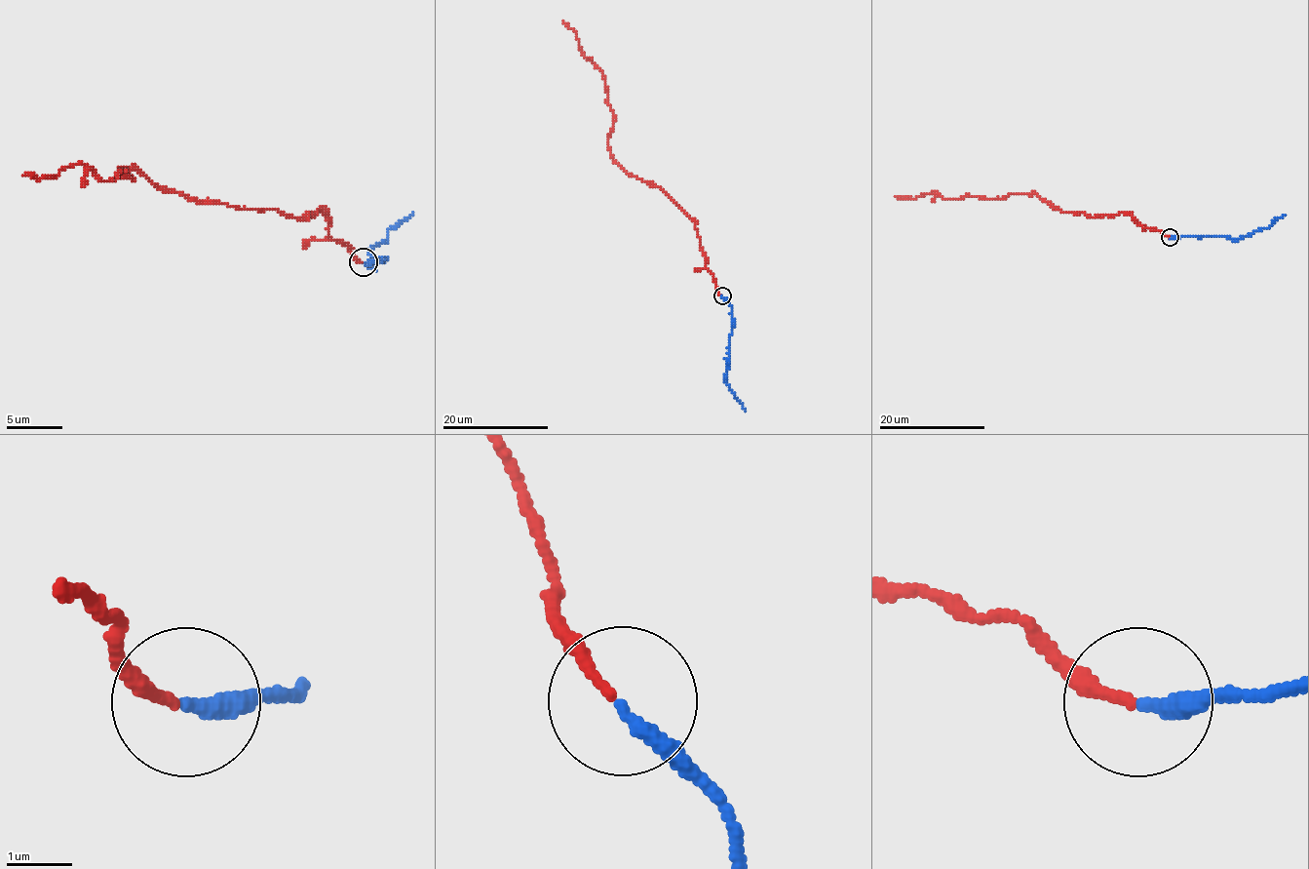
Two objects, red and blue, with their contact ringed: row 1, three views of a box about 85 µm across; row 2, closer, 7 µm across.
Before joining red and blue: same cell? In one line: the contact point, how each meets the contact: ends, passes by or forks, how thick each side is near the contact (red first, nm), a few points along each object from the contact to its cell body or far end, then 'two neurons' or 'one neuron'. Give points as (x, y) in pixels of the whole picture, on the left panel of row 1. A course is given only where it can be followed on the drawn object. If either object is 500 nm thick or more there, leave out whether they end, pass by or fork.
(363, 261) | red ends | blue ends | 140/240 nm | red via (362, 262), (317, 209), (236, 209), (118, 167), (132, 178), (101, 181), (73, 164), (54, 178), (22, 176) | blue via (362, 262), (384, 256), (384, 259), (376, 259), (376, 265), (370, 256), (376, 246), (412, 212) | one neuron

